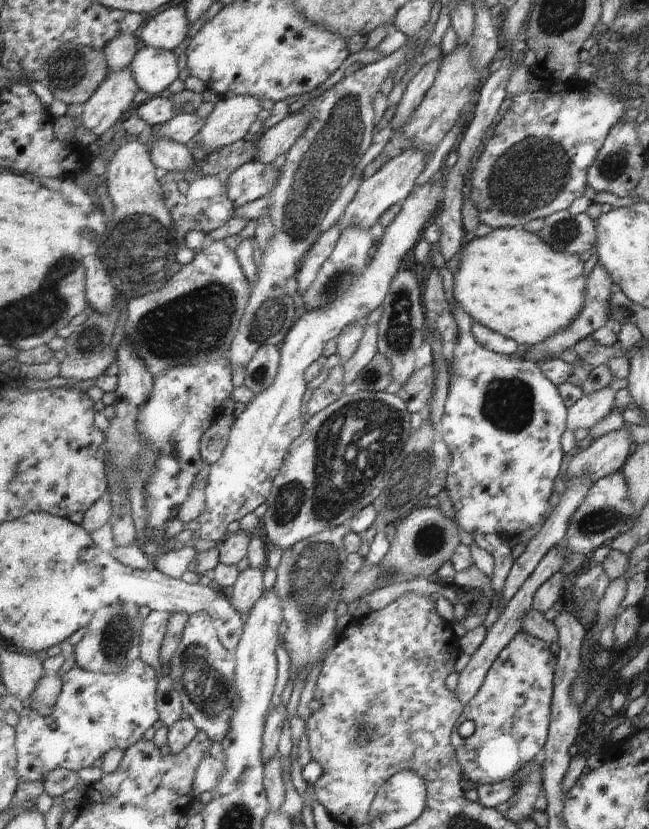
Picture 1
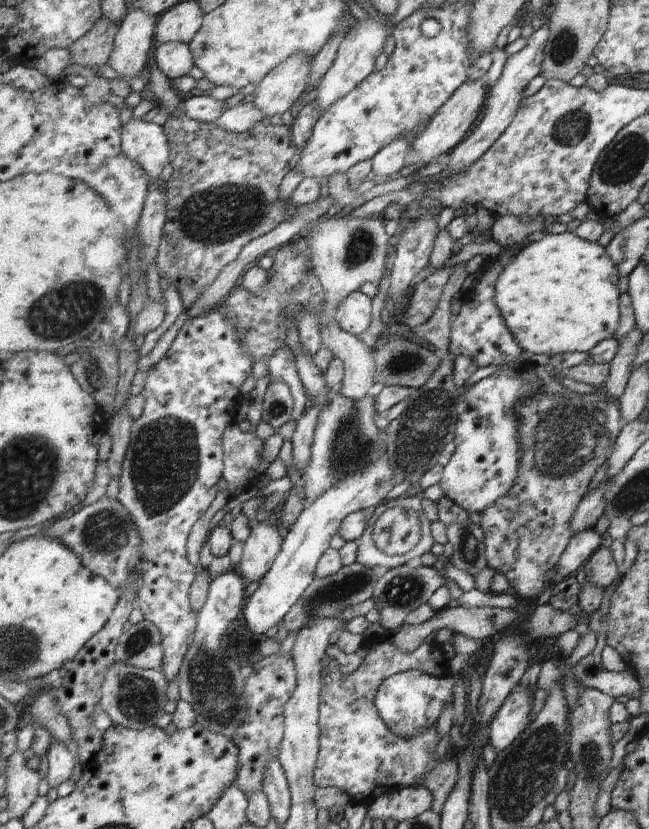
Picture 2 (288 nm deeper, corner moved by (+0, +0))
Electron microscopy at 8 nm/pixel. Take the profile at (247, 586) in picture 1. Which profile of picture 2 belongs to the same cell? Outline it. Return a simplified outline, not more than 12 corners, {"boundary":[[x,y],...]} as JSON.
{"boundary":[[251,520],[237,572],[261,582],[283,550],[279,526]]}

